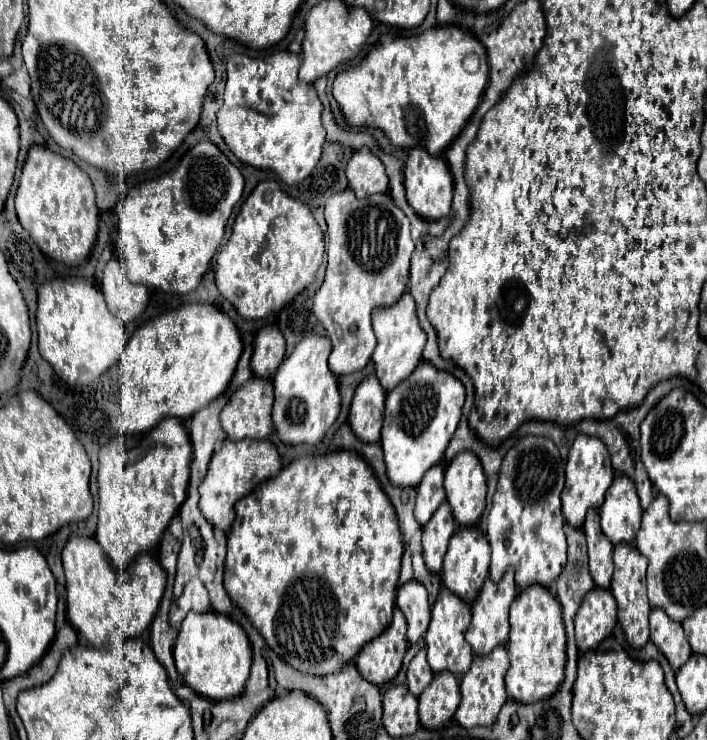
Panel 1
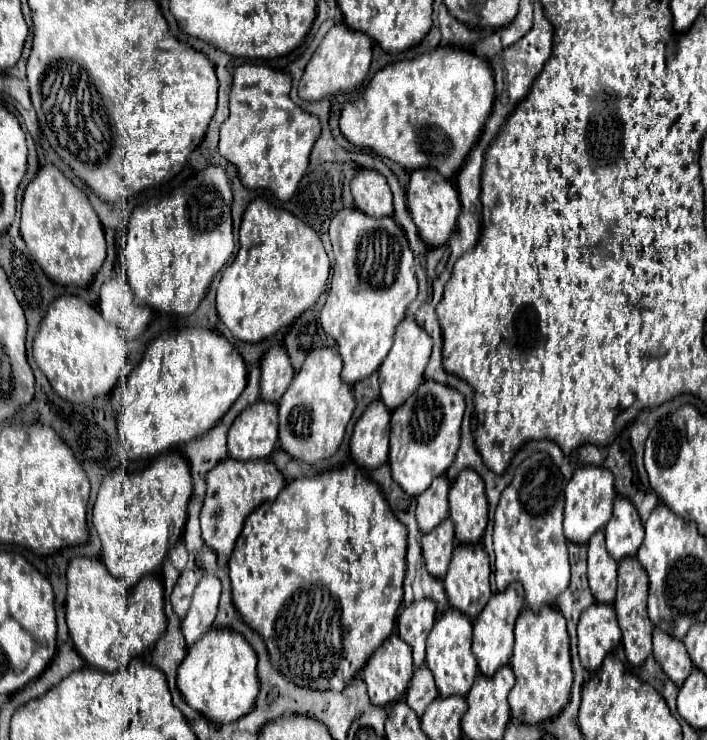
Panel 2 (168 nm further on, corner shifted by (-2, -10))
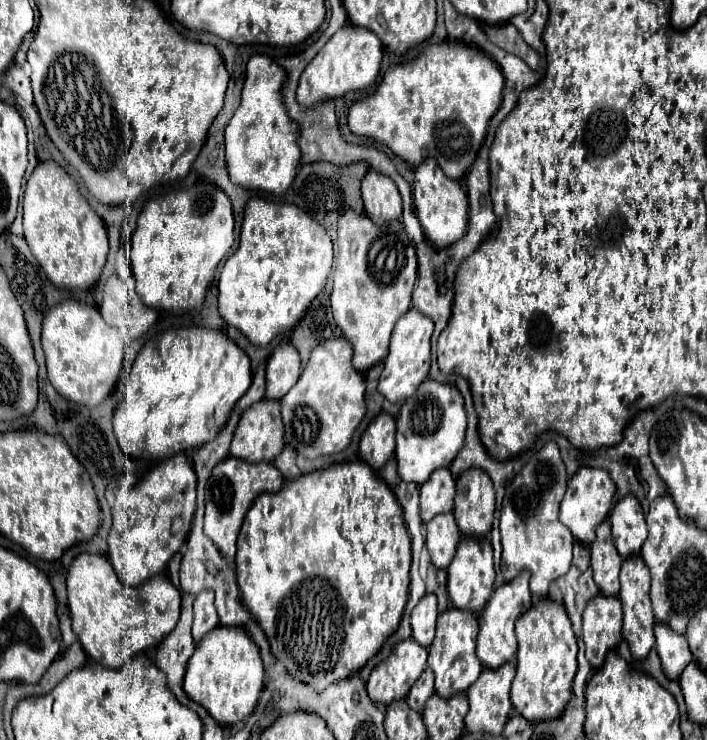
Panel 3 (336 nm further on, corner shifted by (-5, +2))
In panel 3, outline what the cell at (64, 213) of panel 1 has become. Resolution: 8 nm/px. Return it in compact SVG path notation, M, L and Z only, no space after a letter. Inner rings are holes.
M53 162L37 164L37 168L27 180L25 196L23 196L23 238L31 254L43 268L45 276L57 288L89 290L97 284L107 258L107 230L103 226L103 220L93 212L89 202L79 194L75 180Z

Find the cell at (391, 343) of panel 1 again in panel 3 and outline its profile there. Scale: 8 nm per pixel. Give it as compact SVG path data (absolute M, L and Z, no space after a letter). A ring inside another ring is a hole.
M411 308L395 326L391 336L391 348L385 358L385 368L379 378L377 390L395 404L401 404L409 396L415 394L419 384L429 374L429 362L431 362L431 334L433 334L433 322L423 316L417 308Z

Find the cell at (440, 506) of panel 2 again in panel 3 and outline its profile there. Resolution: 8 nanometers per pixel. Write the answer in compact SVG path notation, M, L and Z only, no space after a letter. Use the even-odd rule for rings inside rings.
M439 468L431 478L421 486L421 504L419 516L427 524L435 514L451 512L455 498L455 478L449 468Z

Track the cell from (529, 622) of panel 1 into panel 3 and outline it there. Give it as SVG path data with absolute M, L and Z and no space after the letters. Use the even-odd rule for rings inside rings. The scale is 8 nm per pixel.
M549 598L533 604L517 620L517 674L511 686L511 704L531 722L559 718L571 700L571 684L577 672L577 640L565 608Z

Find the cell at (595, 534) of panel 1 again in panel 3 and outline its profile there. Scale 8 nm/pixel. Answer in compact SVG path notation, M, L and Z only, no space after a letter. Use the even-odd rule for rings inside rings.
M605 520L597 528L597 538L591 544L591 564L593 564L593 576L597 586L601 588L601 594L607 596L619 596L619 568L621 568L621 556L613 544L611 538L611 526Z

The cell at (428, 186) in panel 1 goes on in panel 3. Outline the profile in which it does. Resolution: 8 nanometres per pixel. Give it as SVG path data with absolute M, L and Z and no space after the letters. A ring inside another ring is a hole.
M427 158L423 164L415 168L415 182L413 182L413 200L417 208L417 218L425 232L425 238L435 244L437 248L447 248L461 240L467 230L467 194L457 180L451 180L443 174L443 170L435 164L435 160Z

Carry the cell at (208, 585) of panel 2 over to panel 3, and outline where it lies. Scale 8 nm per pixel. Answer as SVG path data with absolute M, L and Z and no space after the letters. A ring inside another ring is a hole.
M203 590L195 598L195 620L193 620L193 638L199 642L207 632L219 626L217 610L215 610L215 592Z

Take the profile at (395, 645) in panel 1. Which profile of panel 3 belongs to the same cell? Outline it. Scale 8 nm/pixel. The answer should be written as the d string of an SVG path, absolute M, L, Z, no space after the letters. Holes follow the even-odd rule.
M413 638L403 640L395 646L387 660L373 668L367 682L367 692L373 702L381 704L403 700L425 668L427 648L417 644Z

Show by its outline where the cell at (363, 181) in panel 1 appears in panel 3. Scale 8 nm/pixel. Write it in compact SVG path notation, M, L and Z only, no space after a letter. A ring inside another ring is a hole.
M369 170L361 184L365 214L369 214L375 224L385 224L401 218L401 196L389 176Z

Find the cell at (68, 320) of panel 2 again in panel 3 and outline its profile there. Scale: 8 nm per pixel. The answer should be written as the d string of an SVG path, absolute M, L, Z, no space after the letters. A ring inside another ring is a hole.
M65 300L47 312L43 320L41 344L47 356L47 374L53 388L73 404L95 408L117 384L123 350L129 340L121 336L117 328L107 326L95 306L77 300Z

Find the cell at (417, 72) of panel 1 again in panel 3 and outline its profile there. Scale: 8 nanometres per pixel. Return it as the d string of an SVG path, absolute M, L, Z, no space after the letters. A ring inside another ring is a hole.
M445 40L441 44L429 44L415 60L391 66L375 94L355 102L349 108L349 128L353 134L385 144L395 156L405 160L409 166L419 166L425 158L435 158L439 168L453 178L461 180L485 140L489 120L499 110L503 96L503 74L493 58L483 50L465 46L461 42Z

